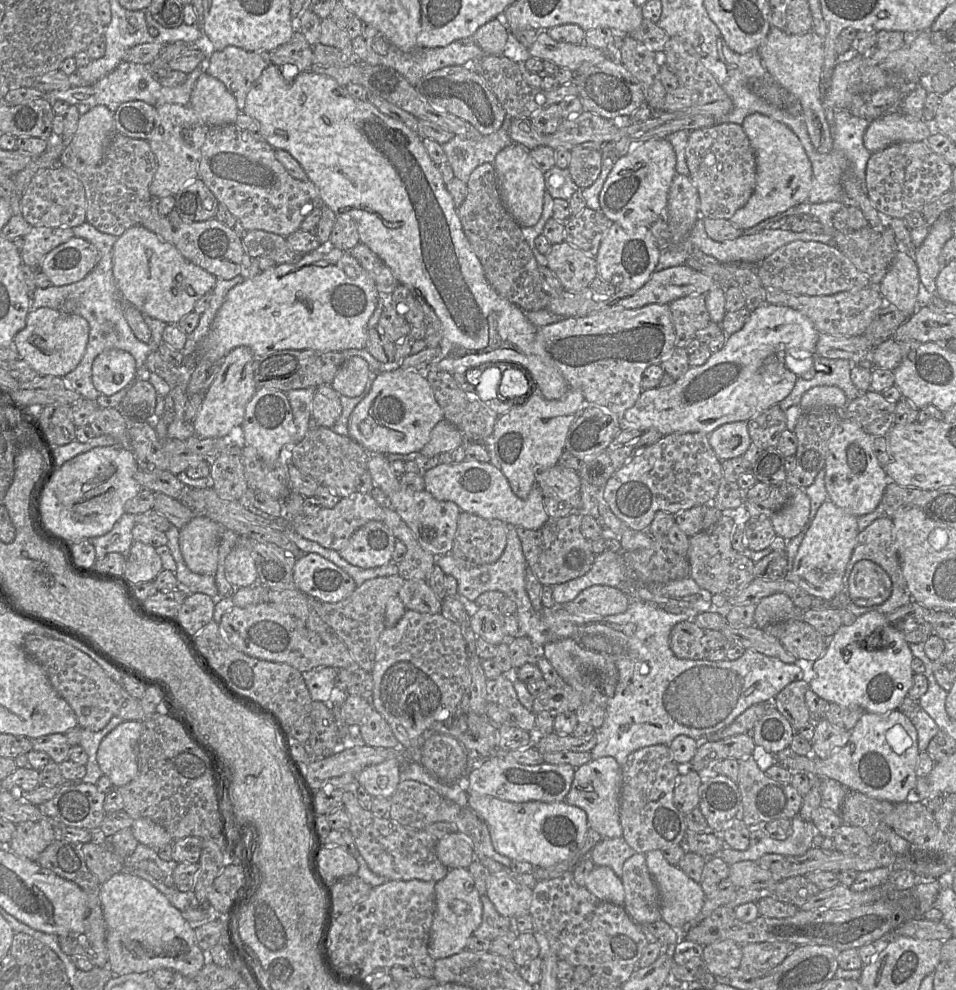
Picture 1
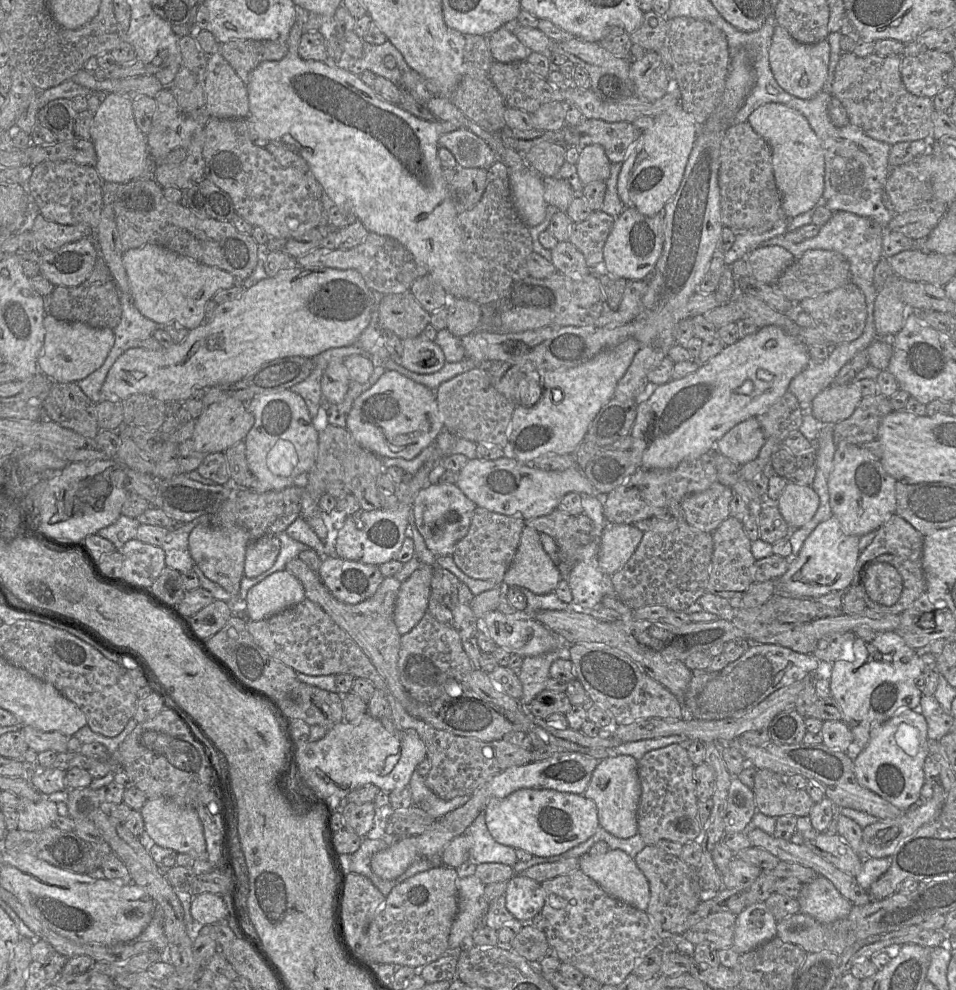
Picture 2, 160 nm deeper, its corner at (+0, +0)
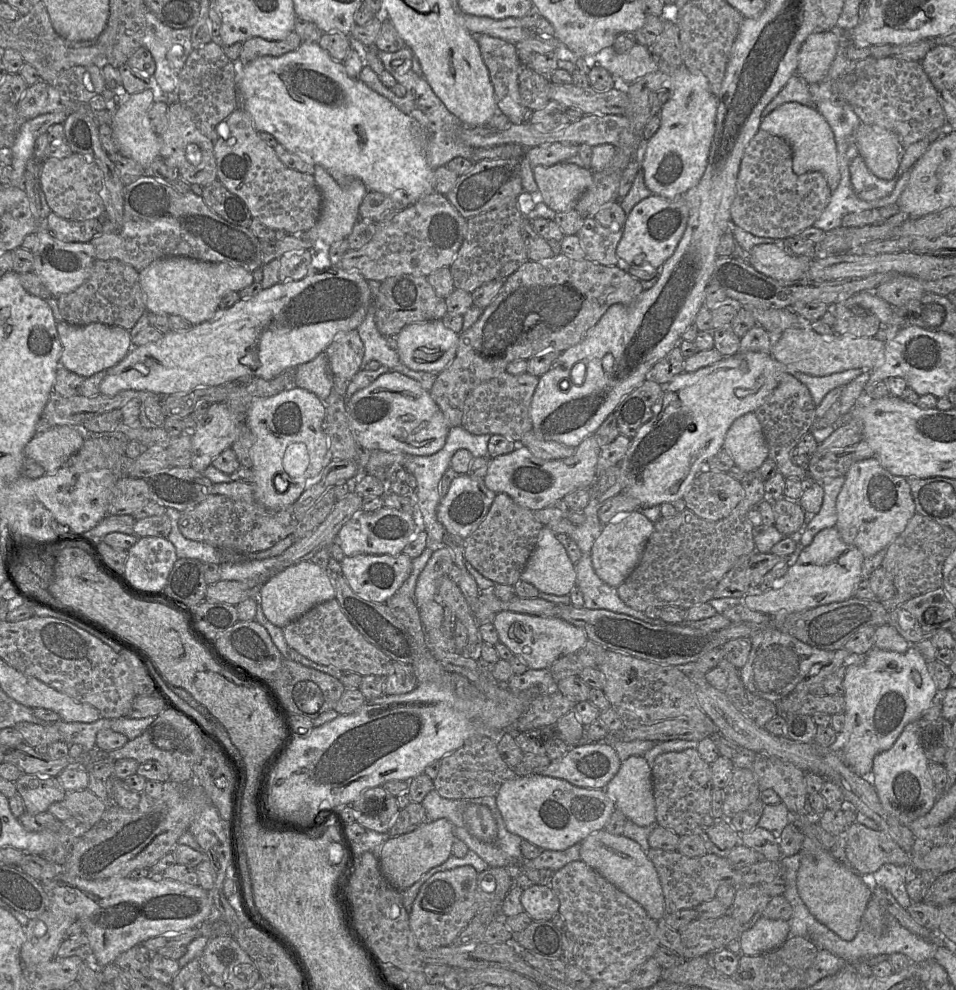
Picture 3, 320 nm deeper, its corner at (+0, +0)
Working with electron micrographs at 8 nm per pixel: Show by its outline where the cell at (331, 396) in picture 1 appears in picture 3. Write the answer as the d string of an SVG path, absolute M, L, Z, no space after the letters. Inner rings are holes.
M358 329L341 334L326 351L329 369L335 377L351 380L361 370L364 344Z

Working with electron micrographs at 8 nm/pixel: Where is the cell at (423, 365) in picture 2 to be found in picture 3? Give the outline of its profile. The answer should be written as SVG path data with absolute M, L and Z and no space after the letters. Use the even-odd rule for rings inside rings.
M442 319L416 322L398 334L398 355L408 368L439 374L454 360L460 334L447 328Z

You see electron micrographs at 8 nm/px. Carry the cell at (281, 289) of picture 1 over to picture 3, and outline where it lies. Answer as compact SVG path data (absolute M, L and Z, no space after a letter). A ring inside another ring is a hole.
M339 266L325 270L310 269L301 280L279 282L262 289L249 299L239 300L230 308L217 309L211 319L193 325L187 331L170 331L156 342L132 347L123 360L107 370L100 383L100 394L114 396L123 390L139 390L171 396L236 379L271 380L313 360L325 352L341 334L358 329L366 316L370 301L368 280L360 272L344 270Z

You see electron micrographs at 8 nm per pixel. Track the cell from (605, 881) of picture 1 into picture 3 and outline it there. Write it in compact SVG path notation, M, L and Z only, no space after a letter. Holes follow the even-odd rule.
M599 830L580 842L580 860L640 904L650 918L656 921L663 919L665 901L657 871L636 841L622 834Z

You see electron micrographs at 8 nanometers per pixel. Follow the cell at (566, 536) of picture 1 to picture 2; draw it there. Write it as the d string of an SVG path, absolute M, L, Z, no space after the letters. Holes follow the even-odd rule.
M556 508L547 515L526 519L525 526L548 534L555 540L558 548L558 569L561 577L568 579L579 559L582 546L576 541L576 534L580 531L577 516Z

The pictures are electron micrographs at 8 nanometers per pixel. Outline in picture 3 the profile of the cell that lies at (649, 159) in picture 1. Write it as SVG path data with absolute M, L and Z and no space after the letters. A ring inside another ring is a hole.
M683 64L669 76L670 97L659 112L658 131L647 141L641 171L652 195L673 200L694 187L705 172L715 130L718 98L711 92L703 74L692 72Z

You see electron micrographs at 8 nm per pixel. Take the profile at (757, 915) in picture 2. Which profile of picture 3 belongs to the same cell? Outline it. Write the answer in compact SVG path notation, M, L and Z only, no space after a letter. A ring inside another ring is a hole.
M762 916L750 929L739 936L741 954L752 956L780 947L790 936L787 921Z

